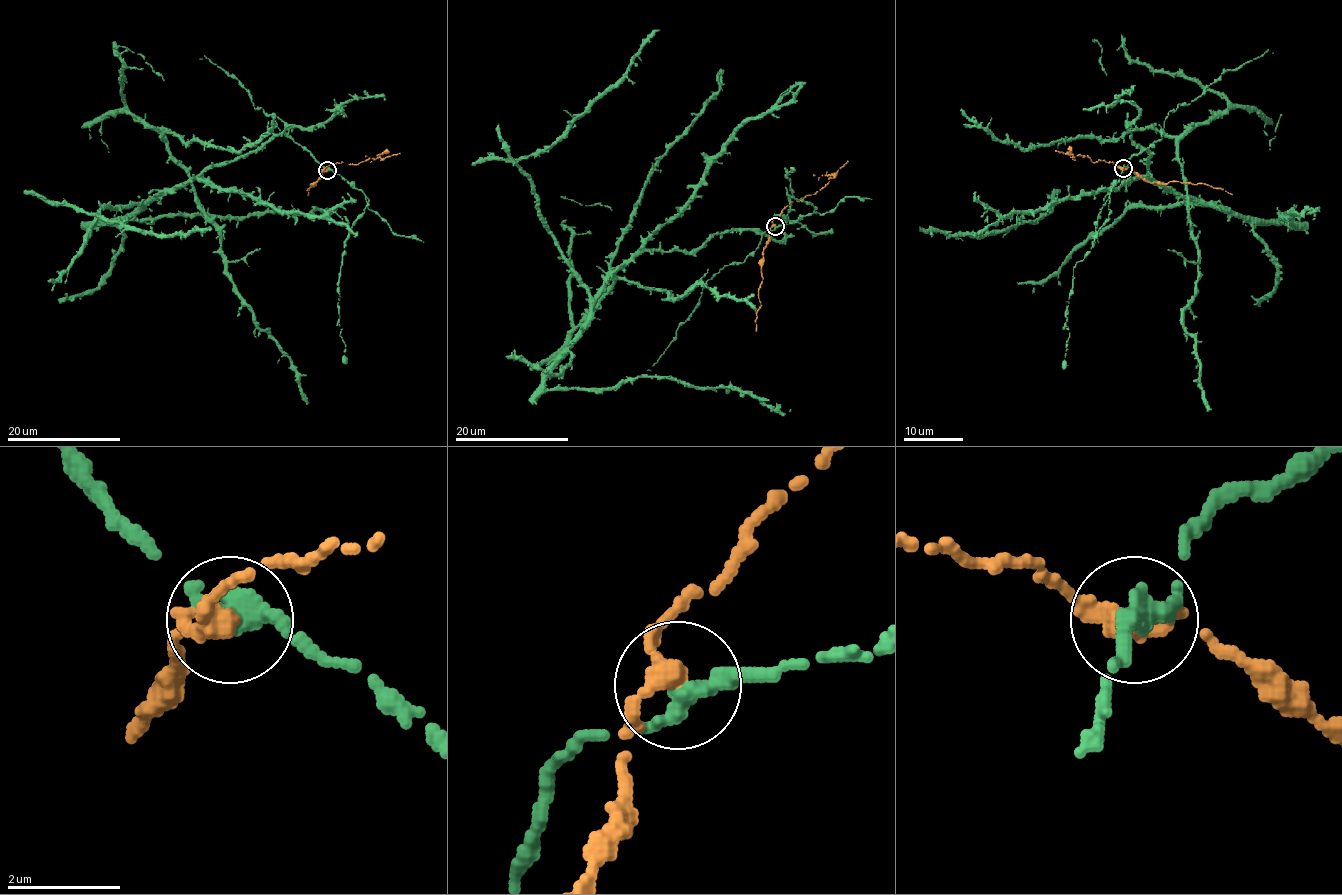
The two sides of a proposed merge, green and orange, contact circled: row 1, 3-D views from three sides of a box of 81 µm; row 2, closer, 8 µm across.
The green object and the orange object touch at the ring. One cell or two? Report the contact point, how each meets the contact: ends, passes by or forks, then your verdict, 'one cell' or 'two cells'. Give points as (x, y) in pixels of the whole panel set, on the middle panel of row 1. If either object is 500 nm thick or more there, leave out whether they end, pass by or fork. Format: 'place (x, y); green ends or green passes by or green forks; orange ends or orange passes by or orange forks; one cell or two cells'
place (775, 226); green passes by; orange passes by; two cells

